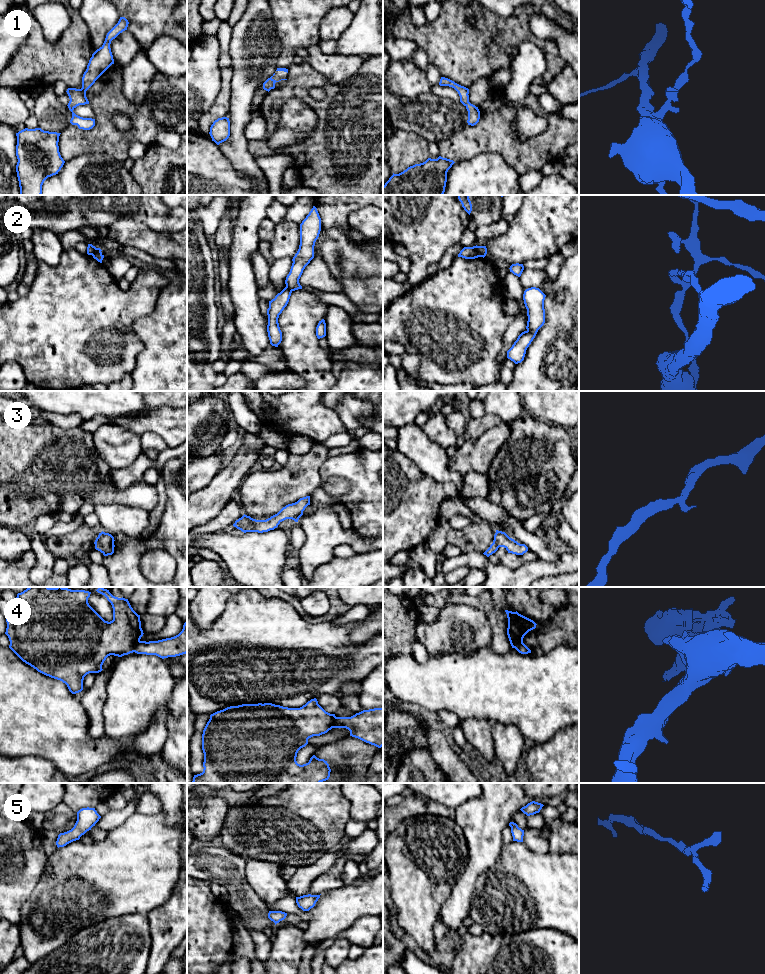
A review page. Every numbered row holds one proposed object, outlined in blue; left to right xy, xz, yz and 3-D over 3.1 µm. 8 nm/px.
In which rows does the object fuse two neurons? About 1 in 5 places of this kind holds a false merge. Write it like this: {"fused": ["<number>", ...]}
{"fused": ["2", "4"]}

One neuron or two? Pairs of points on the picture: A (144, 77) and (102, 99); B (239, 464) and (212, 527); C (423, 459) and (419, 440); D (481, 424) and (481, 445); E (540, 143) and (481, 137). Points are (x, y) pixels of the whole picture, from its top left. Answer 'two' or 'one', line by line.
A: two
B: two
C: one
D: two
E: one

